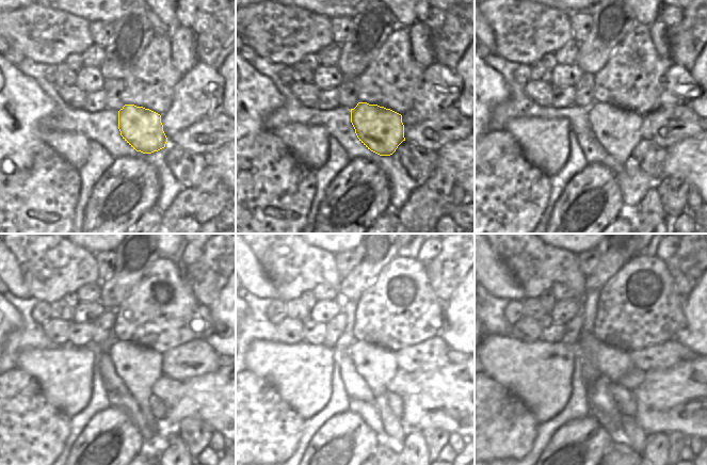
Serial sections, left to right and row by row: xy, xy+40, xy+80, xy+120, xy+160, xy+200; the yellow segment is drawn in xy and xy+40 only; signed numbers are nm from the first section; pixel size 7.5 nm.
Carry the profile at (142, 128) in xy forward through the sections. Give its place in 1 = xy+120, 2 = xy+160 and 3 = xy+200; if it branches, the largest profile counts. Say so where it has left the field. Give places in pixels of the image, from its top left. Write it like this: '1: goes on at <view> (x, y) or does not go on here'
1: goes on at xy+120 (139, 367)
2: goes on at xy+160 (376, 365)
3: goes on at xy+200 (613, 363)

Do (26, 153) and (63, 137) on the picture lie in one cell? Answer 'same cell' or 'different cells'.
different cells

